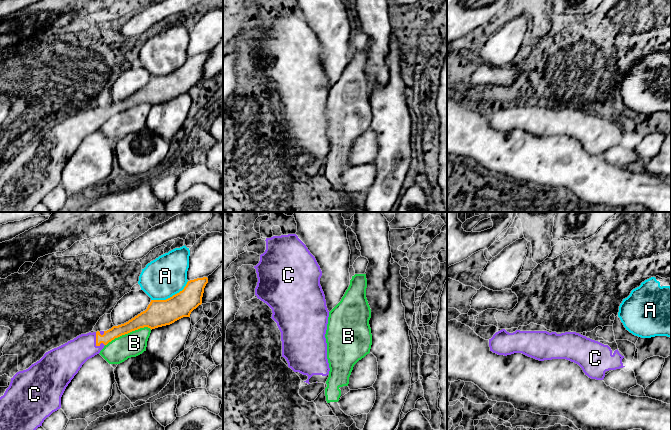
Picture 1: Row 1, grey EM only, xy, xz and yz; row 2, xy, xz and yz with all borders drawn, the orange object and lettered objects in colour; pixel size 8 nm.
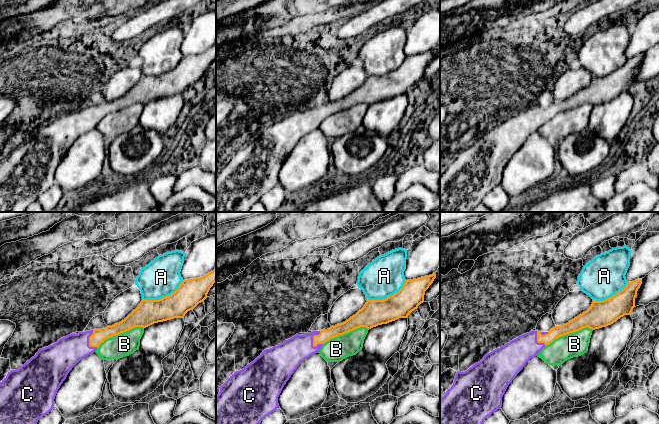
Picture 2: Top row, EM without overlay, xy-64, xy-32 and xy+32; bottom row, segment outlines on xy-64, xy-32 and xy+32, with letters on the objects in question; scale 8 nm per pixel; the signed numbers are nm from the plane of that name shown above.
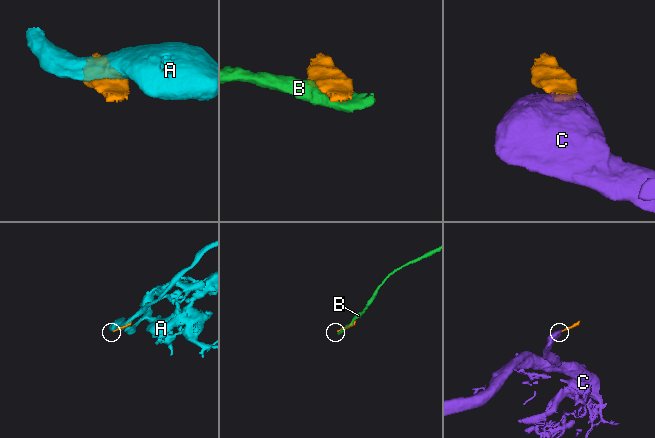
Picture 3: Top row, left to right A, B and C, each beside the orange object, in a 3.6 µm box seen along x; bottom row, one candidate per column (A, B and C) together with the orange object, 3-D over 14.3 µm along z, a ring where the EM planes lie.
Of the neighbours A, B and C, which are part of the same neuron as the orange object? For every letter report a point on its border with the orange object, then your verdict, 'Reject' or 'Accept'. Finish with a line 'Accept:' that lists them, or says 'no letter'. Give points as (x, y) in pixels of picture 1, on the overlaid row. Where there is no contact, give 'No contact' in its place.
A: Touches orange at xy (170, 297). Reject
B: Touches orange at xy (128, 332). Reject
C: Touches orange at xy (96, 342). Accept
Accept: C

